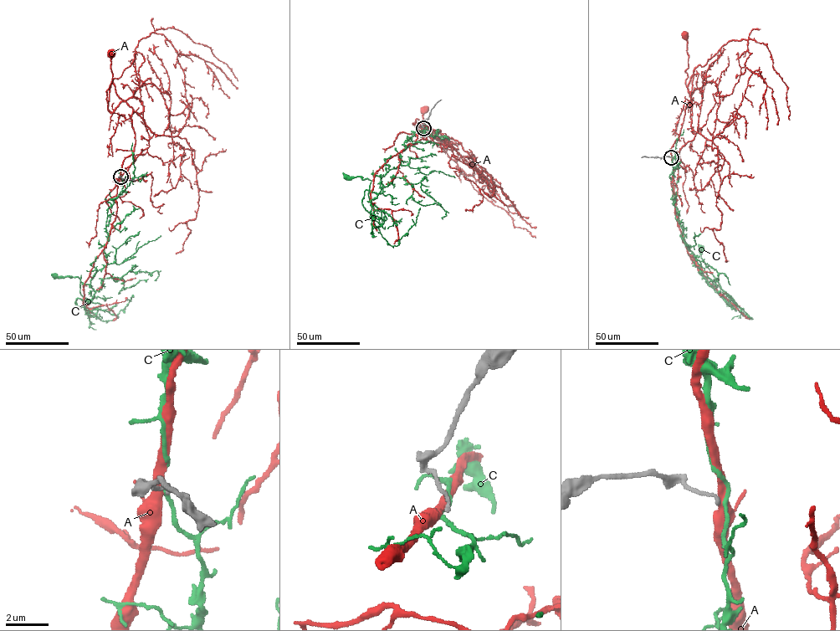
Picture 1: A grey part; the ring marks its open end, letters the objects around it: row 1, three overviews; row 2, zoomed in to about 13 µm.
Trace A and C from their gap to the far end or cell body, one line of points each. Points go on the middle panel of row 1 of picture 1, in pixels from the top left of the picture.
A: (423, 128), (425, 125), (441, 130), (416, 125), (416, 119), (423, 119), (424, 109)
C: (423, 129), (407, 136), (401, 164), (371, 199), (386, 220), (371, 180), (345, 176)

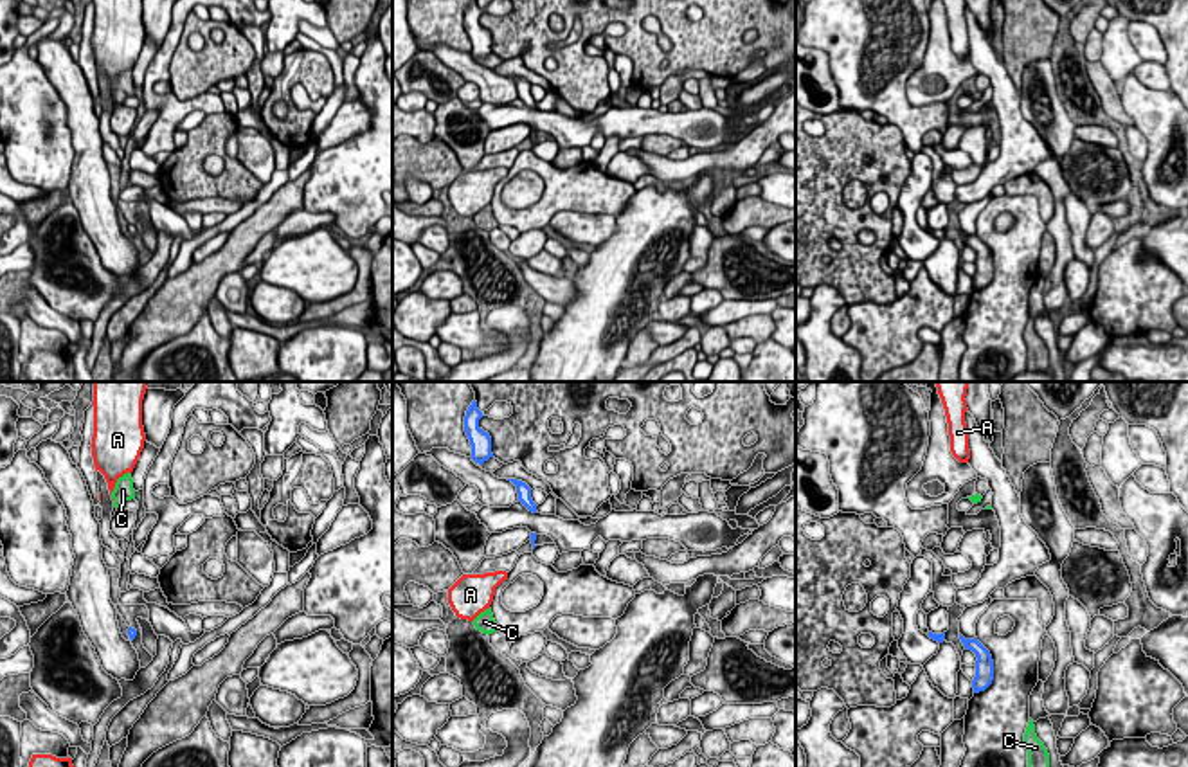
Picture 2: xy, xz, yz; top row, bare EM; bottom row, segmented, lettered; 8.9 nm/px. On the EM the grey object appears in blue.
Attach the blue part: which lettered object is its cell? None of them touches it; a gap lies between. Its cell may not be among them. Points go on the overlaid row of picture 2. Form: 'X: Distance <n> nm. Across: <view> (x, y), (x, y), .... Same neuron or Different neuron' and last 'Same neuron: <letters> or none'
A: Distance 320 nm. Across: xz (533, 548), (506, 573). Different neuron
C: Distance 480 nm. Across: yz (990, 683), (1030, 719). Different neuron
Same neuron: none

